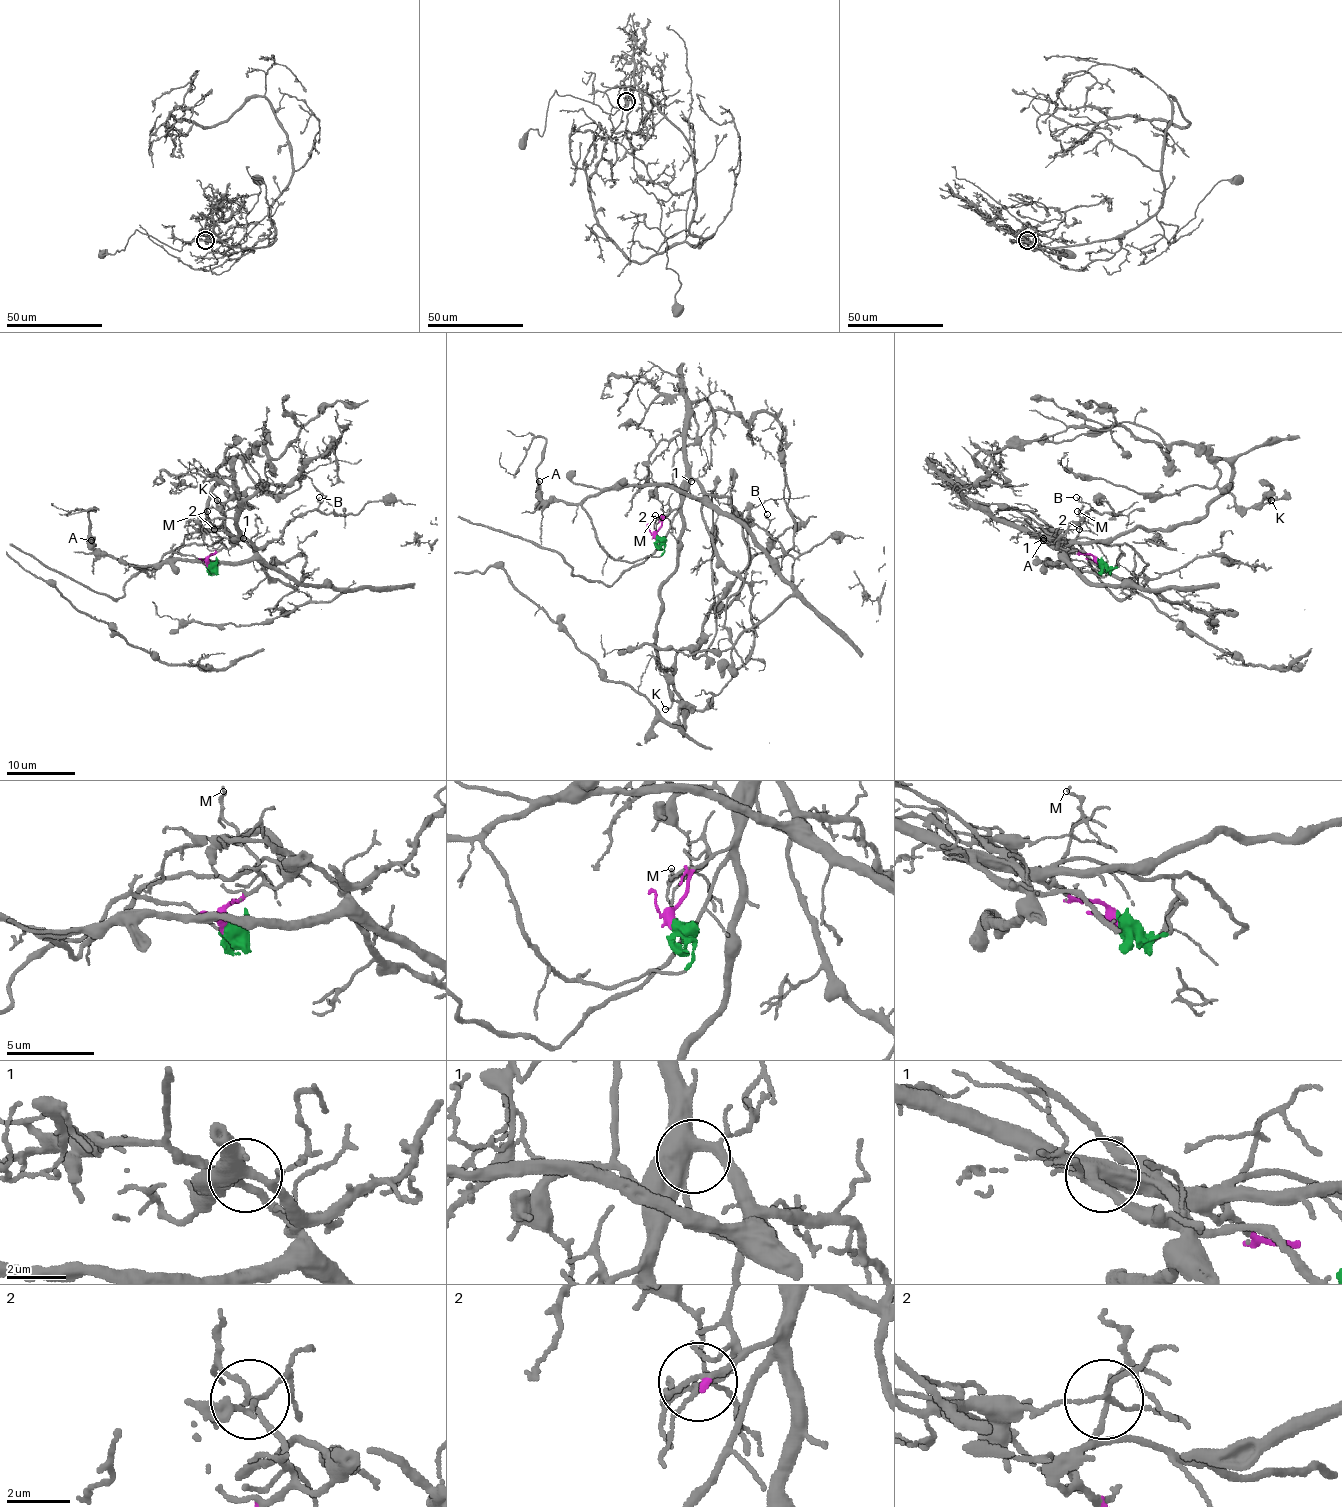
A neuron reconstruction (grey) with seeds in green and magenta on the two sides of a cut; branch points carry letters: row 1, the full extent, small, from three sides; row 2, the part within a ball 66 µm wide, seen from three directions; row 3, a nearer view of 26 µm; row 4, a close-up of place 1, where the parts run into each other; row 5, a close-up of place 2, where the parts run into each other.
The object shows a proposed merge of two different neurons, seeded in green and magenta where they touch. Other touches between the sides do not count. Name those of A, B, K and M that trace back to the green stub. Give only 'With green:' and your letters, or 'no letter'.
With green: A

